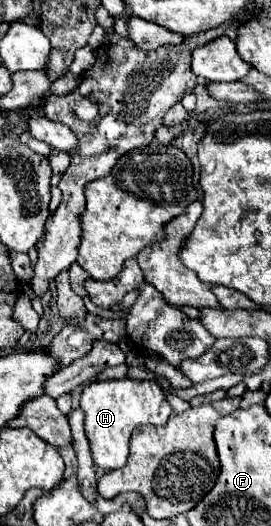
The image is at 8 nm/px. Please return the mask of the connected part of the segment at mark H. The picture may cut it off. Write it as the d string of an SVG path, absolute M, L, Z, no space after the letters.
M119 379L119 381L93 381L81 393L81 409L85 411L85 433L91 445L93 461L97 467L111 471L127 463L129 439L139 425L165 425L171 415L165 391L155 381Z

